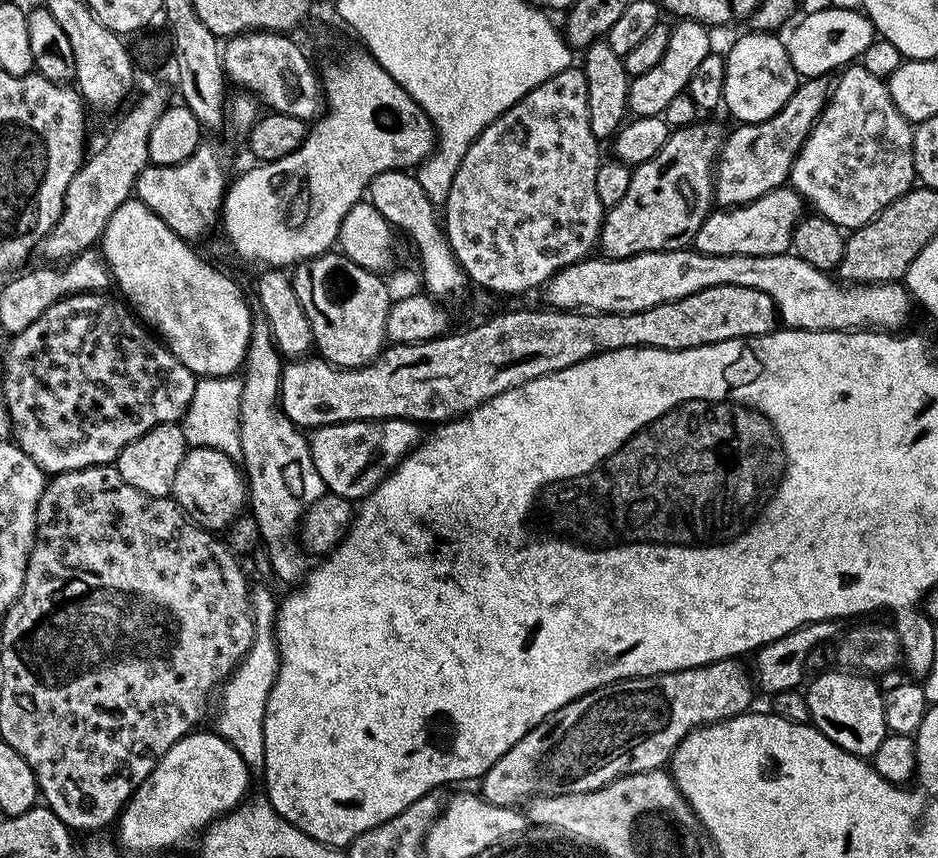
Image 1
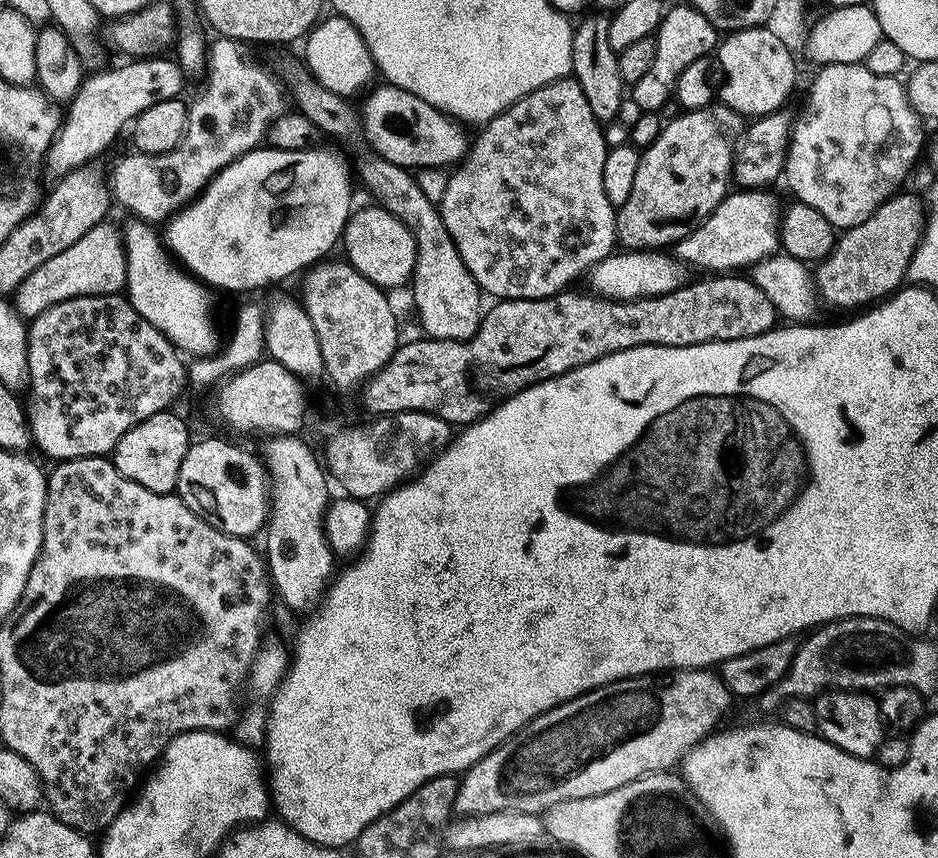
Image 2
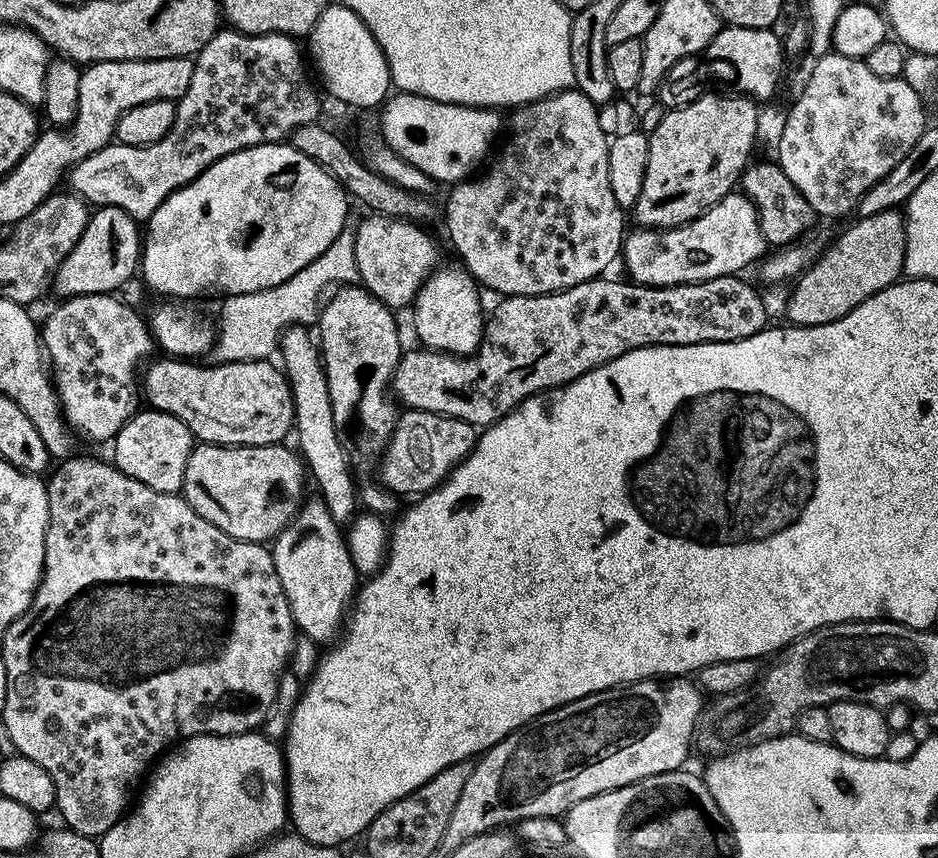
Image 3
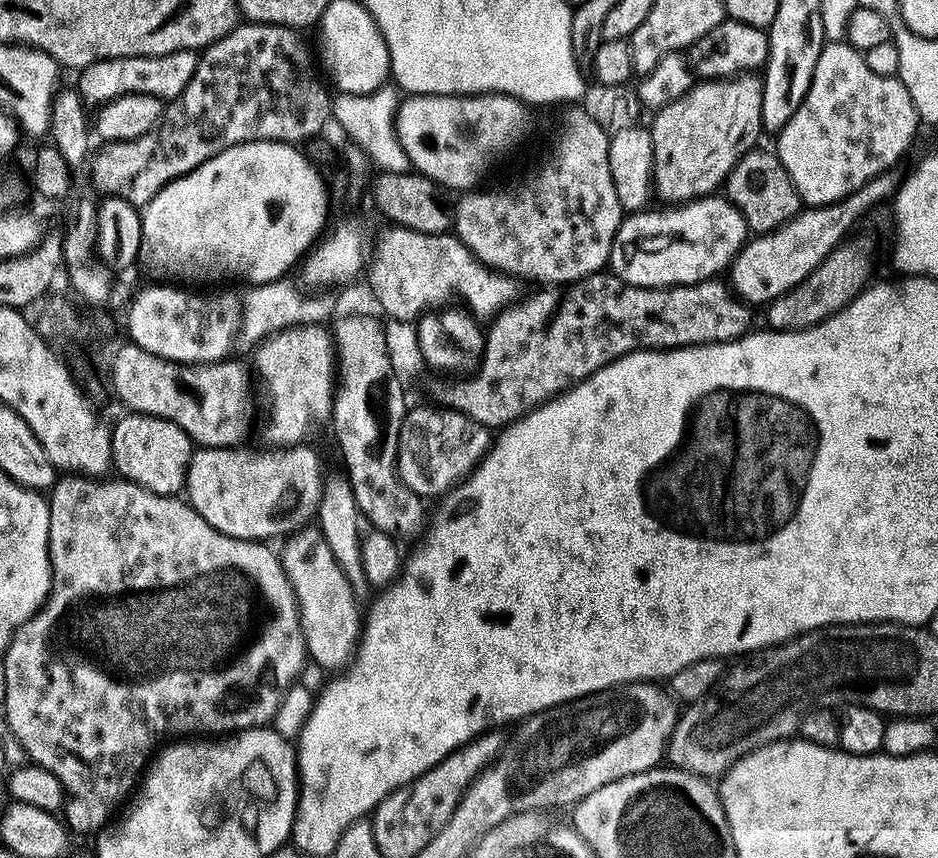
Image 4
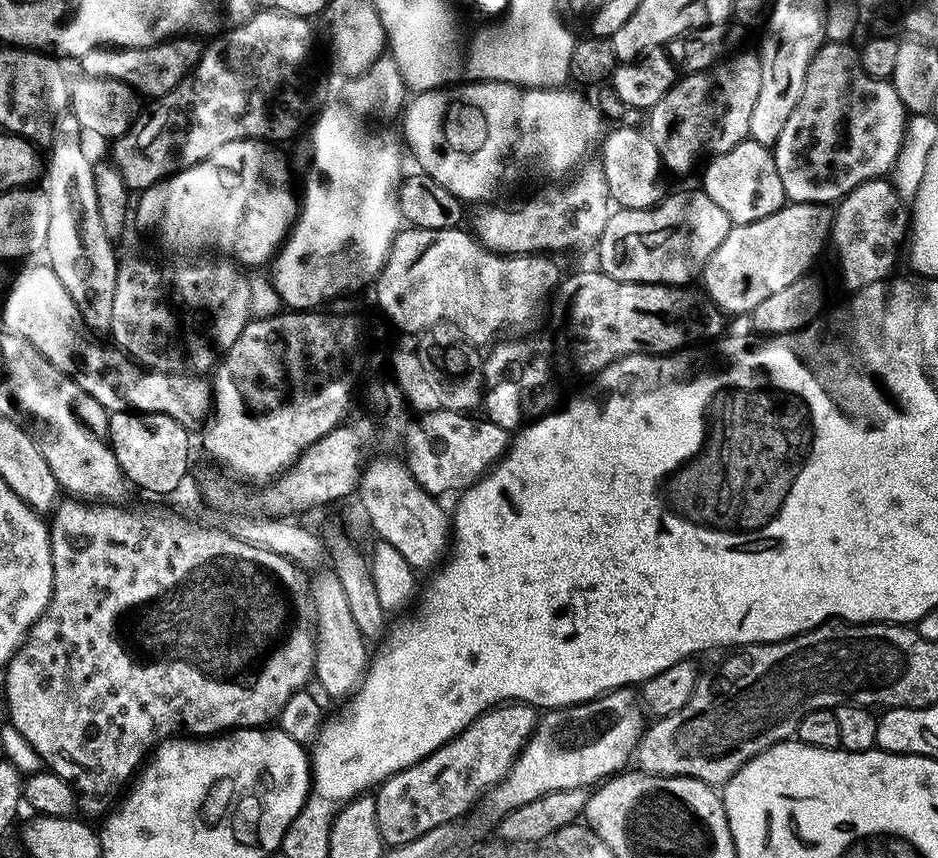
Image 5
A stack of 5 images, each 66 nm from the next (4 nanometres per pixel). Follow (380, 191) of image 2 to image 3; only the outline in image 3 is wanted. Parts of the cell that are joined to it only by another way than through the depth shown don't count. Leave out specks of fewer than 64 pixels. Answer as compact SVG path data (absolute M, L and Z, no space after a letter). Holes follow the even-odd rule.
M457 266L457 268L437 267L424 280L424 284L416 291L416 299L410 305L412 311L412 324L416 327L416 336L421 345L432 349L433 352L447 352L450 356L471 356L484 337L485 313L480 313L480 292L472 275L467 268Z

